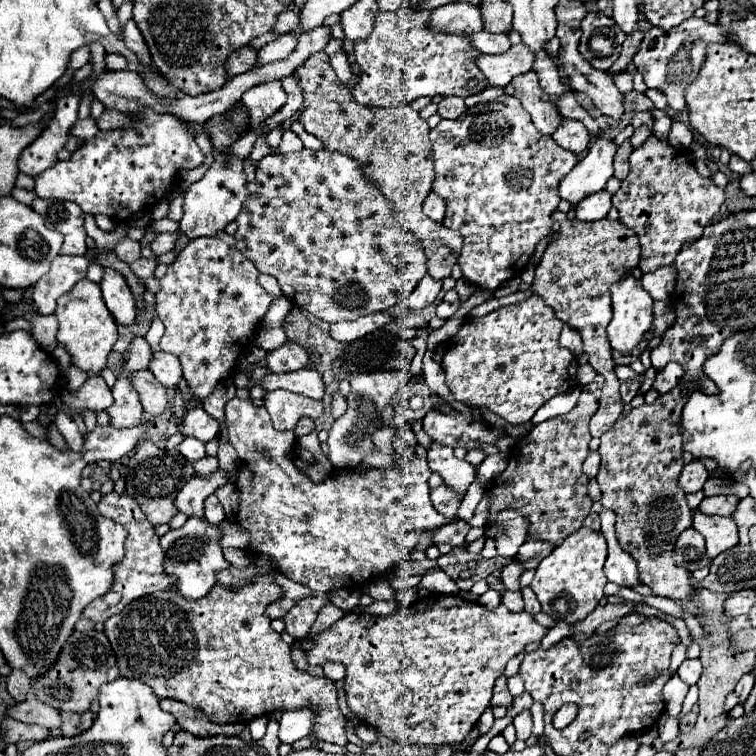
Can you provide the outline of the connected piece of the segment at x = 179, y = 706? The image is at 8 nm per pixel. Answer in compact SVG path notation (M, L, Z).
M161 699L161 707L163 711L171 711L171 715L175 715L177 723L191 735L195 737L205 737L205 735L239 735L243 731L245 725L233 725L233 727L221 727L221 725L215 725L207 719L207 715L197 709L197 707L187 707L185 703L181 701L175 701L175 699Z

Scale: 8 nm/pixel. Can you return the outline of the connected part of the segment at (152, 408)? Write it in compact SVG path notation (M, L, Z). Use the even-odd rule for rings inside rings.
M147 369L147 371L137 371L133 377L133 387L137 389L139 393L139 399L141 399L141 405L145 409L145 413L157 417L165 411L169 399L167 399L167 389L153 377L153 373Z

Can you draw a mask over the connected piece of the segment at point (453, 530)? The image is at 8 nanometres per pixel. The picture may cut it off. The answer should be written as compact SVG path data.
M465 521L449 523L447 527L441 527L441 531L435 531L435 535L433 535L435 545L439 545L439 543L449 543L451 547L461 545L461 543L465 543L465 535L469 533L469 529L471 529L471 525Z

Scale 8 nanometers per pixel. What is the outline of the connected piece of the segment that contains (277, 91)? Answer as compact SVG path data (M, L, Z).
M281 81L275 83L263 83L259 87L253 87L251 91L243 93L241 103L245 105L247 113L251 115L251 131L263 131L265 121L275 115L287 101L287 93L281 87Z

